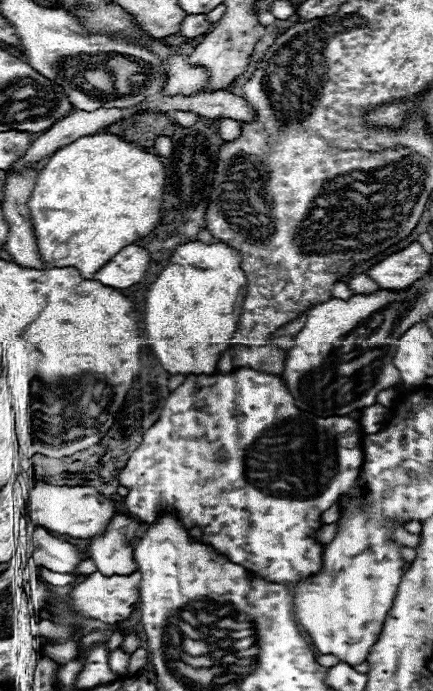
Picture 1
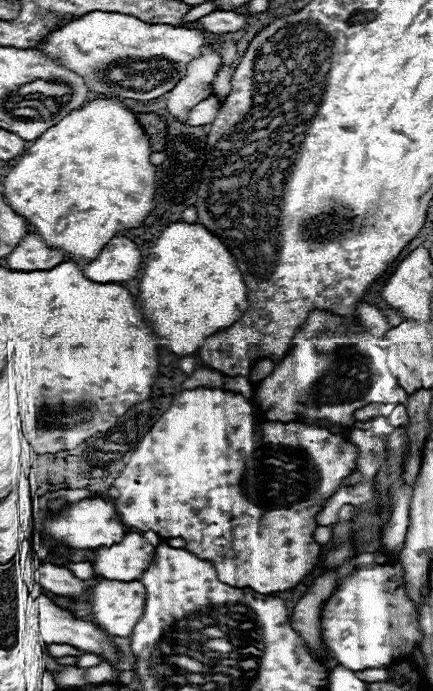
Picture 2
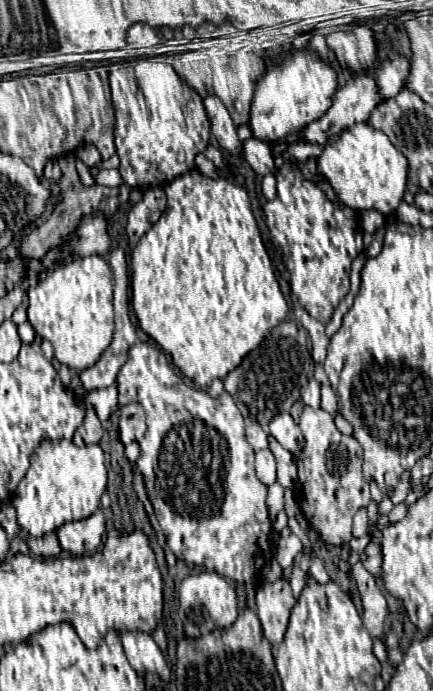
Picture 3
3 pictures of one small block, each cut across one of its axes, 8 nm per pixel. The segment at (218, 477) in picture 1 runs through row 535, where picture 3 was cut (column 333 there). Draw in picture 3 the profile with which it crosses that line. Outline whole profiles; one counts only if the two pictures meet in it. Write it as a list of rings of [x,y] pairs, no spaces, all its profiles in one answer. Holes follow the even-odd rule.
[[[290,156],[276,172],[278,194],[272,202],[264,204],[264,214],[270,238],[281,250],[290,273],[288,281],[292,292],[312,318],[326,324],[338,302],[350,292],[350,264],[364,246],[358,214],[348,206],[330,202],[316,186],[316,176],[320,176],[318,158],[300,162]]]

